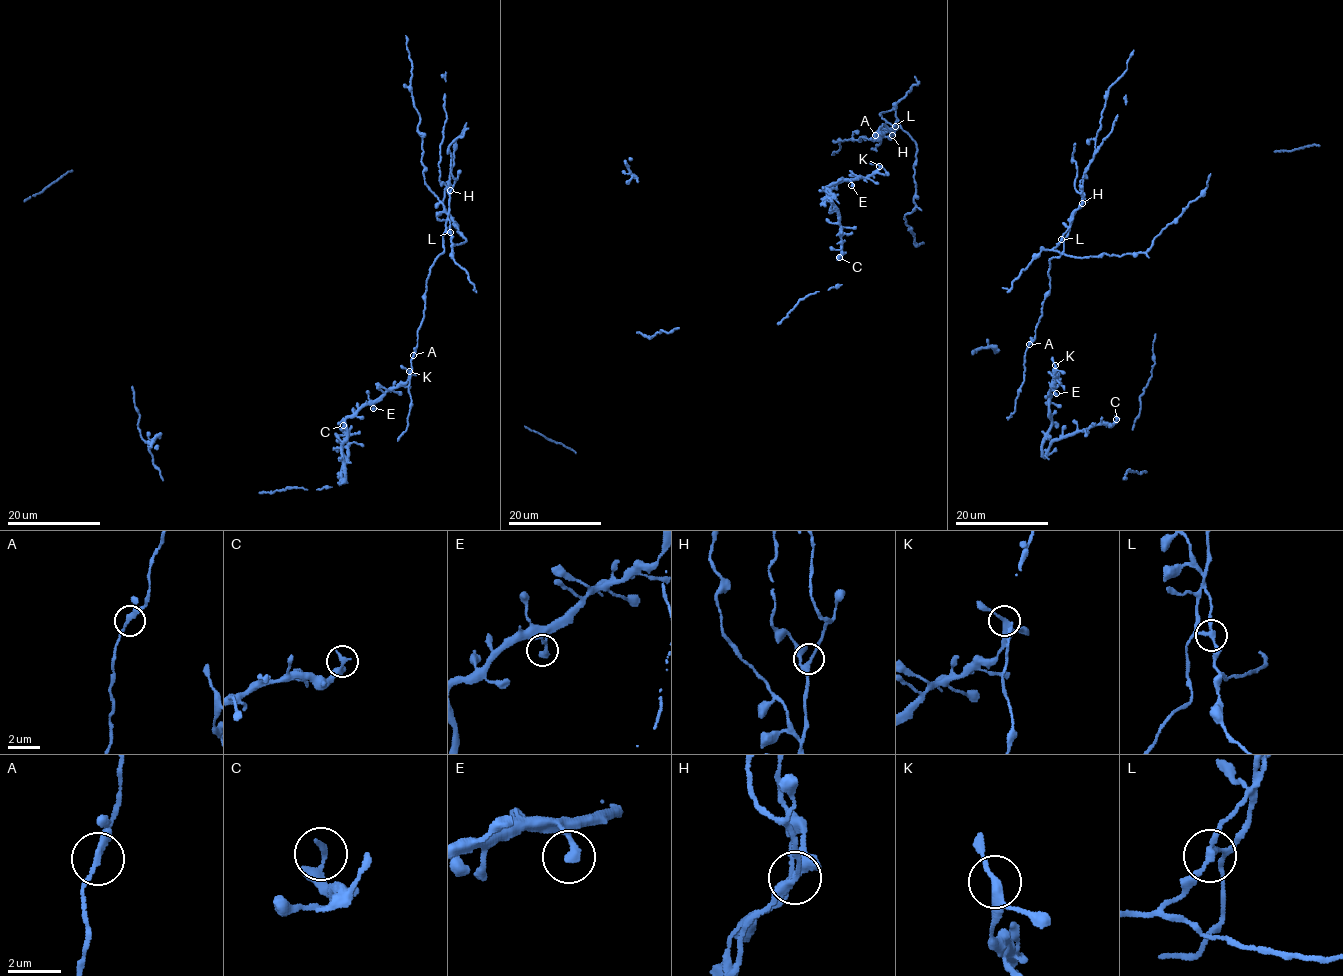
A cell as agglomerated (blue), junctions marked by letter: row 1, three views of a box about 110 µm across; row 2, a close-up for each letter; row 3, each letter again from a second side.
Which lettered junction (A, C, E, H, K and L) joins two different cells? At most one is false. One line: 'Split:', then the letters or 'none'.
Split: L

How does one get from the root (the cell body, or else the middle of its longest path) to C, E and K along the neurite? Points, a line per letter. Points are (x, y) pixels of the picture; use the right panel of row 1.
C: (1083, 431), (1097, 425), (1113, 424), (1116, 419)
E: (1083, 431), (1060, 437), (1043, 456), (1042, 441), (1051, 424), (1050, 387), (1056, 393)
K: (1083, 431), (1060, 437), (1043, 456), (1042, 441), (1051, 424), (1048, 394), (1058, 380), (1055, 365)

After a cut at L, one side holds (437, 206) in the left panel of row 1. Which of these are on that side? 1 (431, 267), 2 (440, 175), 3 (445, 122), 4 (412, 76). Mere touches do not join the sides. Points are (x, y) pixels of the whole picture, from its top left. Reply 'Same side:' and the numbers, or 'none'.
Same side: 4

